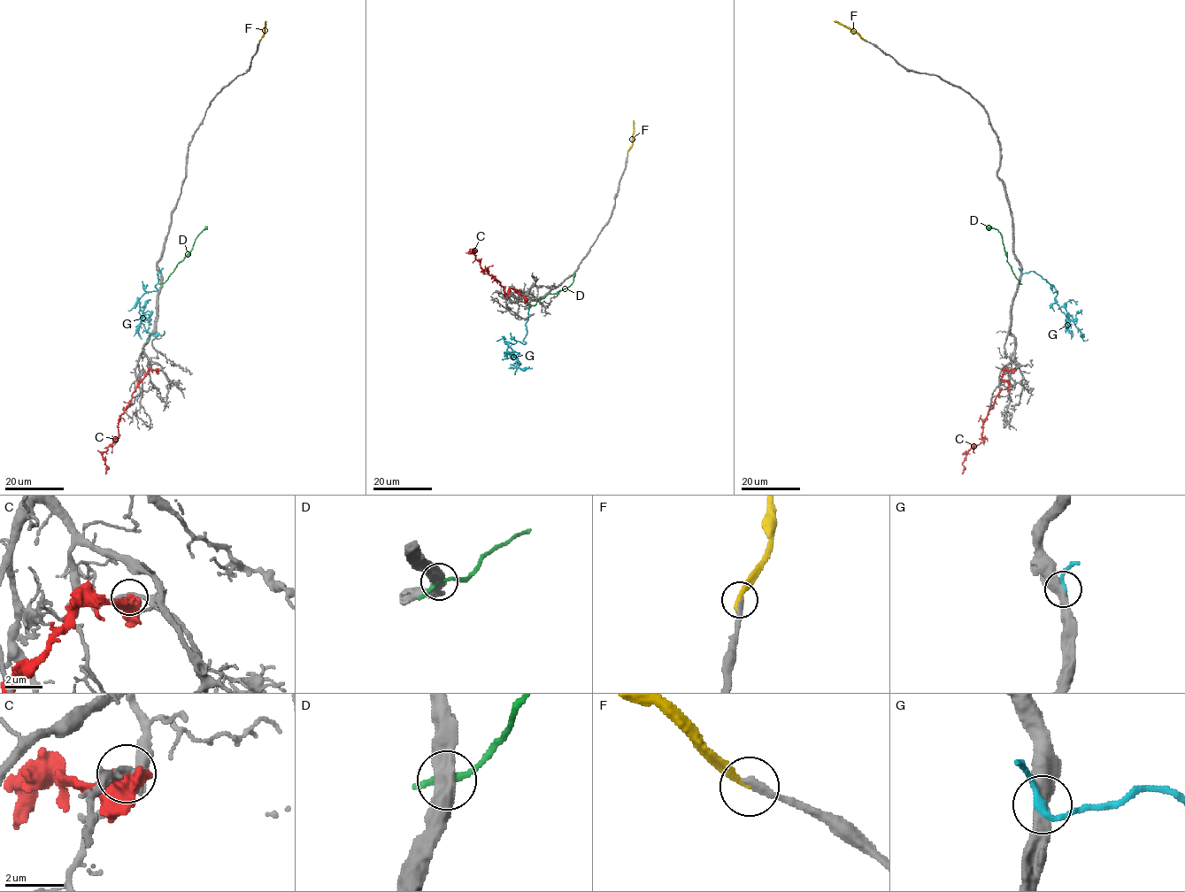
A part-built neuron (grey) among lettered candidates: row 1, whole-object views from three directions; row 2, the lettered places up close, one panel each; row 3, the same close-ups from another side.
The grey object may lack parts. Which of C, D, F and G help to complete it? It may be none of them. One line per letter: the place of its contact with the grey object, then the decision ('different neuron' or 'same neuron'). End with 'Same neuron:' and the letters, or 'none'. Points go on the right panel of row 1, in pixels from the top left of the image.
C: contact (1014, 369); different neuron
D: contact (1019, 283); different neuron
F: contact (865, 41); same neuron
G: contact (1020, 272); different neuron
Same neuron: F

